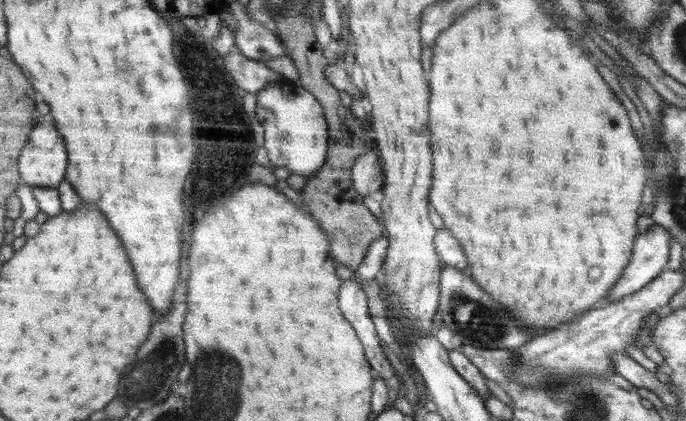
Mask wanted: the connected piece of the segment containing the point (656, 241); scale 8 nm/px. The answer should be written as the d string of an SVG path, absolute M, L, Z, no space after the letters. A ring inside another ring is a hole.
M654 226L637 236L630 262L607 298L603 298L602 303L630 296L662 273L667 268L670 258L670 236L670 233L659 226Z

